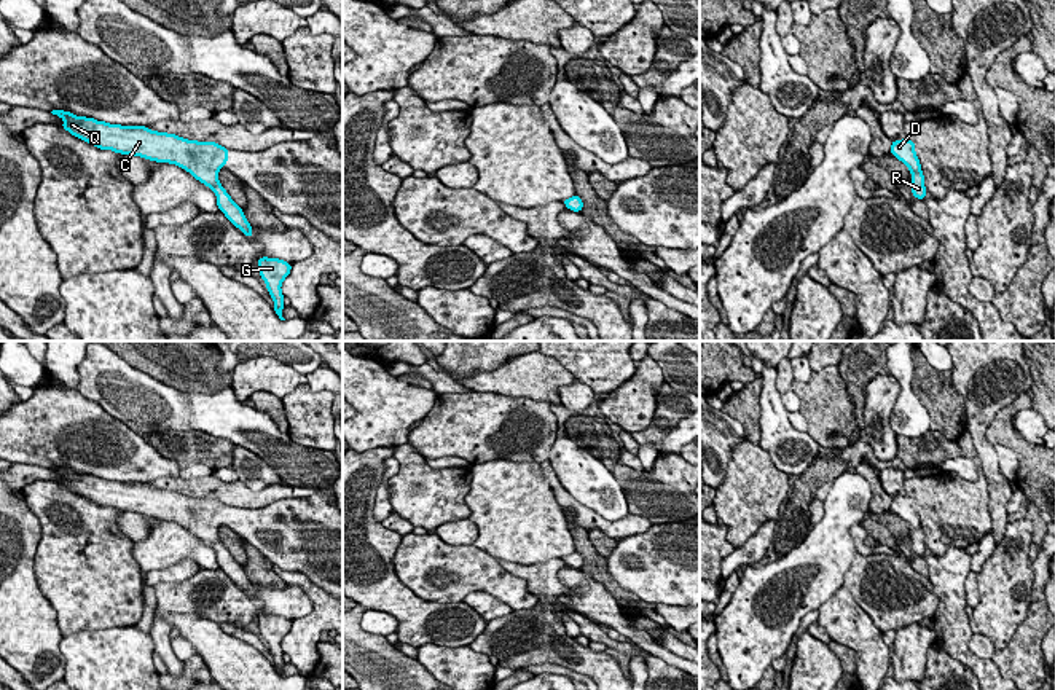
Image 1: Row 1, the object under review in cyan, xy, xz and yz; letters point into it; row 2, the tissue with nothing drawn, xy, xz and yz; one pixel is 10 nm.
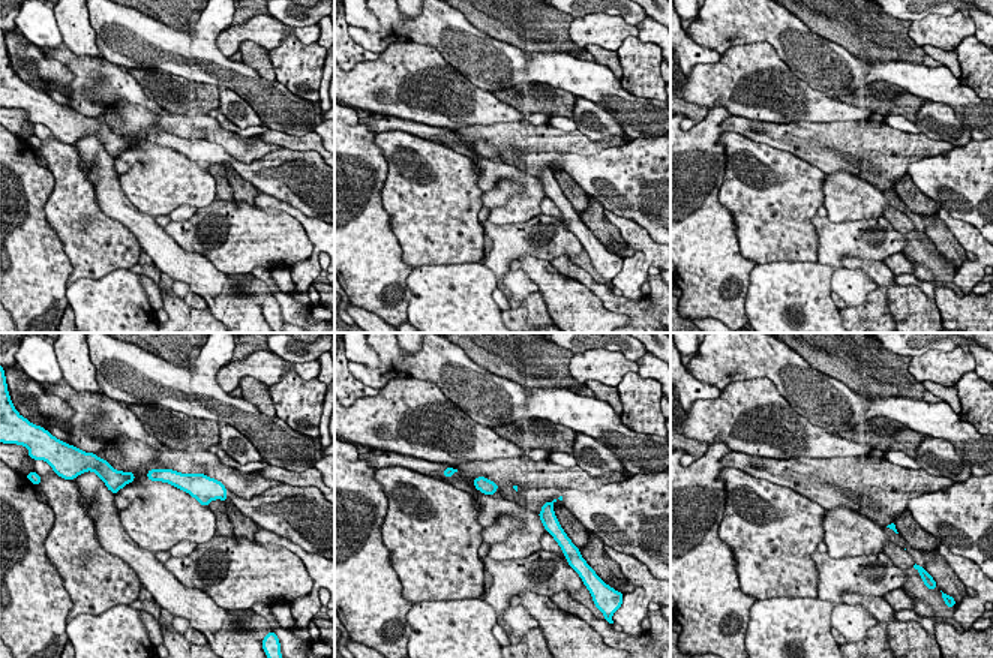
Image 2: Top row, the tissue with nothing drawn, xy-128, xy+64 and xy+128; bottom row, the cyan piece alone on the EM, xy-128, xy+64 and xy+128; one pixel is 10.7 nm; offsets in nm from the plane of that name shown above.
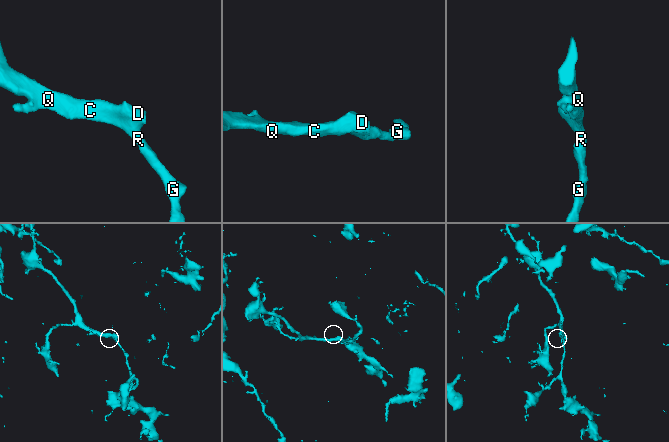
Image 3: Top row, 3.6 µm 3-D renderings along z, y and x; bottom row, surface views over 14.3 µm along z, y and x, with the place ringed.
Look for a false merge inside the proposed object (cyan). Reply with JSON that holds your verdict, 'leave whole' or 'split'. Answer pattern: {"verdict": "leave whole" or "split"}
{"verdict": "leave whole"}

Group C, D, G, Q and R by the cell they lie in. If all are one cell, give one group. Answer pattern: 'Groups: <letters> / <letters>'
Groups: C D G Q R

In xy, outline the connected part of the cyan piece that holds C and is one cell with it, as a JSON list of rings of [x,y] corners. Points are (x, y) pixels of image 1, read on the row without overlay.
[[[53,467],[51,470],[65,478],[61,484],[100,507],[112,507],[124,513],[134,512],[185,526],[196,537],[212,545],[220,569],[245,593],[253,594],[244,567],[218,537],[218,527],[228,521],[228,505],[215,499],[188,497],[175,491],[151,488],[147,483],[110,481],[64,467]]]

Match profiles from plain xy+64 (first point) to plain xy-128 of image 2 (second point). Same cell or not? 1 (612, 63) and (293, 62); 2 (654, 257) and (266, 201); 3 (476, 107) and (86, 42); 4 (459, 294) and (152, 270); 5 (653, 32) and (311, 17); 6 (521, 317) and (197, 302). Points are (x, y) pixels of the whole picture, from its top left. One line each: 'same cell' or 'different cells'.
1: different cells
2: same cell
3: different cells
4: different cells
5: different cells
6: same cell

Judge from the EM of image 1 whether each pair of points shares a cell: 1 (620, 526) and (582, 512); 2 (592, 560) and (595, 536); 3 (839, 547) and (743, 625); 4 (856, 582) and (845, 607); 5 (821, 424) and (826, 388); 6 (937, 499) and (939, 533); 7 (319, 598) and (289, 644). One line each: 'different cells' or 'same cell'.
1: same cell
2: different cells
3: same cell
4: different cells
5: same cell
6: same cell
7: same cell

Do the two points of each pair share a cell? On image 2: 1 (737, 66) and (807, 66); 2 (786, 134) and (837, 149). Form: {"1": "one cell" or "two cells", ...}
{"1": "two cells", "2": "one cell"}

